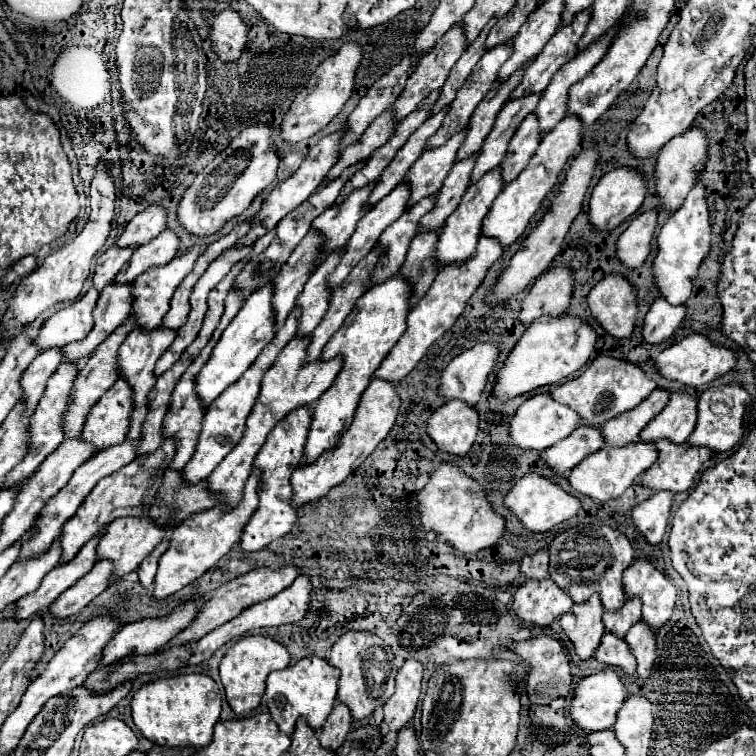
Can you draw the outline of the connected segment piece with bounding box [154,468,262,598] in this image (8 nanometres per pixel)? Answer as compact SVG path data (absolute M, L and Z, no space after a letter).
M258 468L252 470L246 488L244 488L244 498L240 504L232 510L228 510L224 504L218 504L210 510L192 514L186 522L188 524L178 524L172 528L172 538L168 542L168 550L162 554L158 562L158 574L156 574L156 586L154 586L154 596L156 598L166 598L186 584L192 584L196 578L200 578L206 570L210 570L224 554L230 552L234 544L242 538L244 526L248 524L250 516L258 510L258 484L260 484L262 474Z

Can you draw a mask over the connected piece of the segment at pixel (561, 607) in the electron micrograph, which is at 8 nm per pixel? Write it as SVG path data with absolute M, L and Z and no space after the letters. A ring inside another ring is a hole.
M550 578L526 580L514 594L512 610L524 624L550 626L554 618L572 610L572 600Z

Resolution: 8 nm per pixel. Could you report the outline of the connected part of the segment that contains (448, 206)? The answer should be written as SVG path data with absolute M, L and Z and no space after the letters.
M474 154L470 158L464 158L464 160L454 164L454 168L450 170L448 178L444 180L442 190L438 192L436 208L432 212L428 212L420 220L420 230L442 228L444 220L454 212L454 208L458 208L462 196L466 194L466 188L470 186L470 172L474 168L474 160L476 158L478 158L478 154Z

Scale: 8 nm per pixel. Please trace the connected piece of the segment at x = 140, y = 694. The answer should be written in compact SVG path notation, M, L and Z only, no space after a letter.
M178 674L146 682L132 698L132 718L144 738L160 746L208 746L212 728L220 718L222 696L218 684L206 674Z

